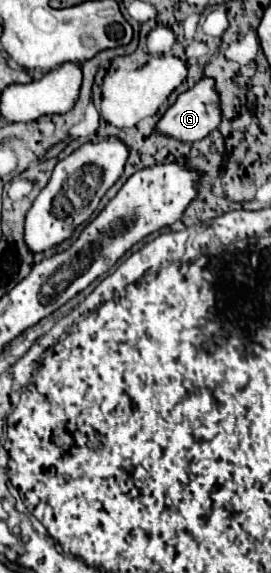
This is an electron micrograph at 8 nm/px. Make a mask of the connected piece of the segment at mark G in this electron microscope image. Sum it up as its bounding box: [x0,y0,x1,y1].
[159,76,221,142]

